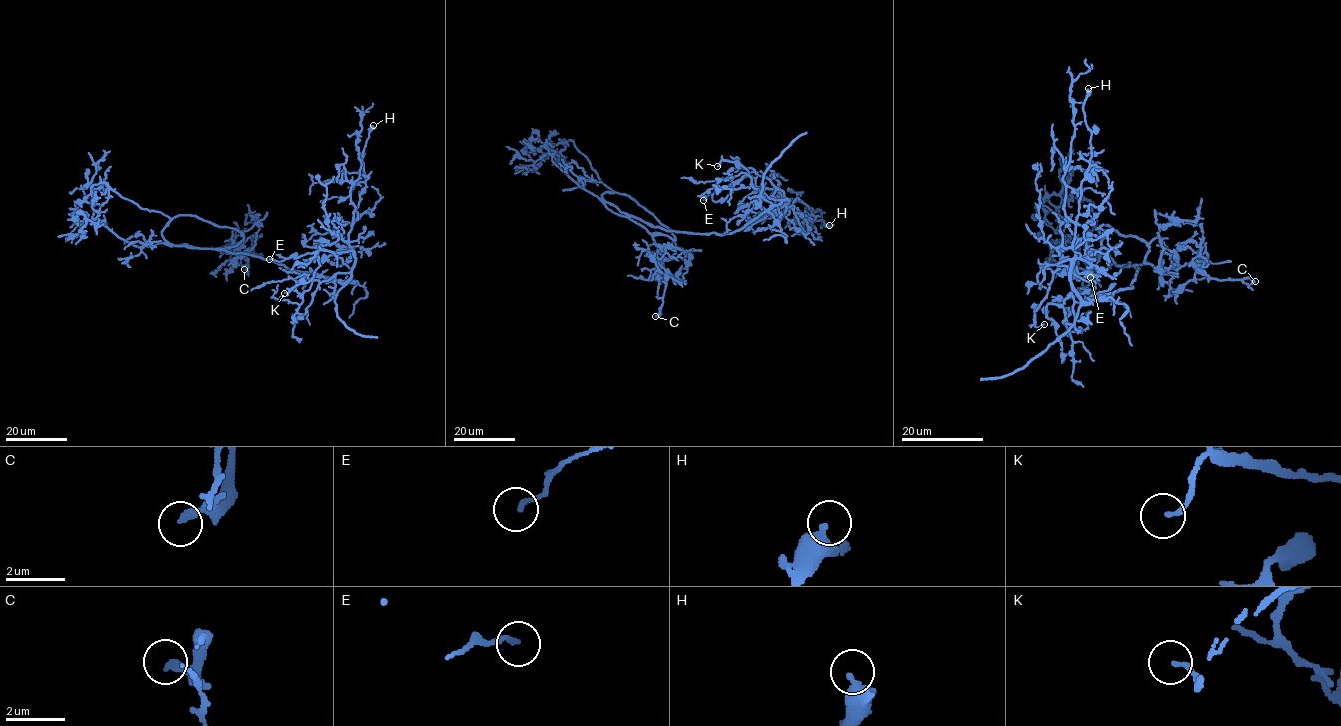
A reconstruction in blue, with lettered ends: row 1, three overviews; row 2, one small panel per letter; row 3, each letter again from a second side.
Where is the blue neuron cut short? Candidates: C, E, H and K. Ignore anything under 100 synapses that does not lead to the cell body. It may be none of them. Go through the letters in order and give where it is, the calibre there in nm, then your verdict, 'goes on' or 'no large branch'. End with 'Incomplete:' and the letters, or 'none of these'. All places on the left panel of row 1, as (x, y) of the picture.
C: at (244, 269); 220 nm thick; no large branch
E: at (269, 259); 140 nm thick; no large branch
H: at (373, 125); 320 nm thick; no large branch
K: at (284, 293); 140 nm thick; no large branch
Incomplete: none of these

